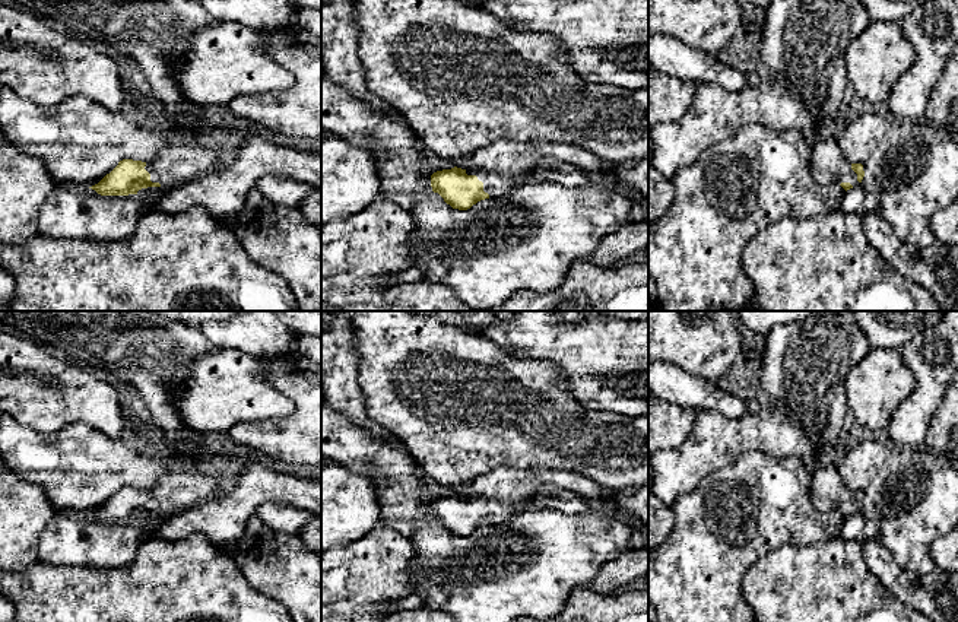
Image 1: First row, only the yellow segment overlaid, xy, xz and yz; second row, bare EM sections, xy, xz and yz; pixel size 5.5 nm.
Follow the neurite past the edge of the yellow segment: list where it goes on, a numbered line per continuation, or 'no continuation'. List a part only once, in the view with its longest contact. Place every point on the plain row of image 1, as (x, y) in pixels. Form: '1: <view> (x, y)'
1: xz (504, 492)

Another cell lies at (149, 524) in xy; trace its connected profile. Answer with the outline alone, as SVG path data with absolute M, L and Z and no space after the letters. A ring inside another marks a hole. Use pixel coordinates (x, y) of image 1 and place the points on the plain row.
M147 514L147 515L139 517L136 523L140 526L143 531L143 540L155 537L155 533L166 520L168 517L162 514Z

